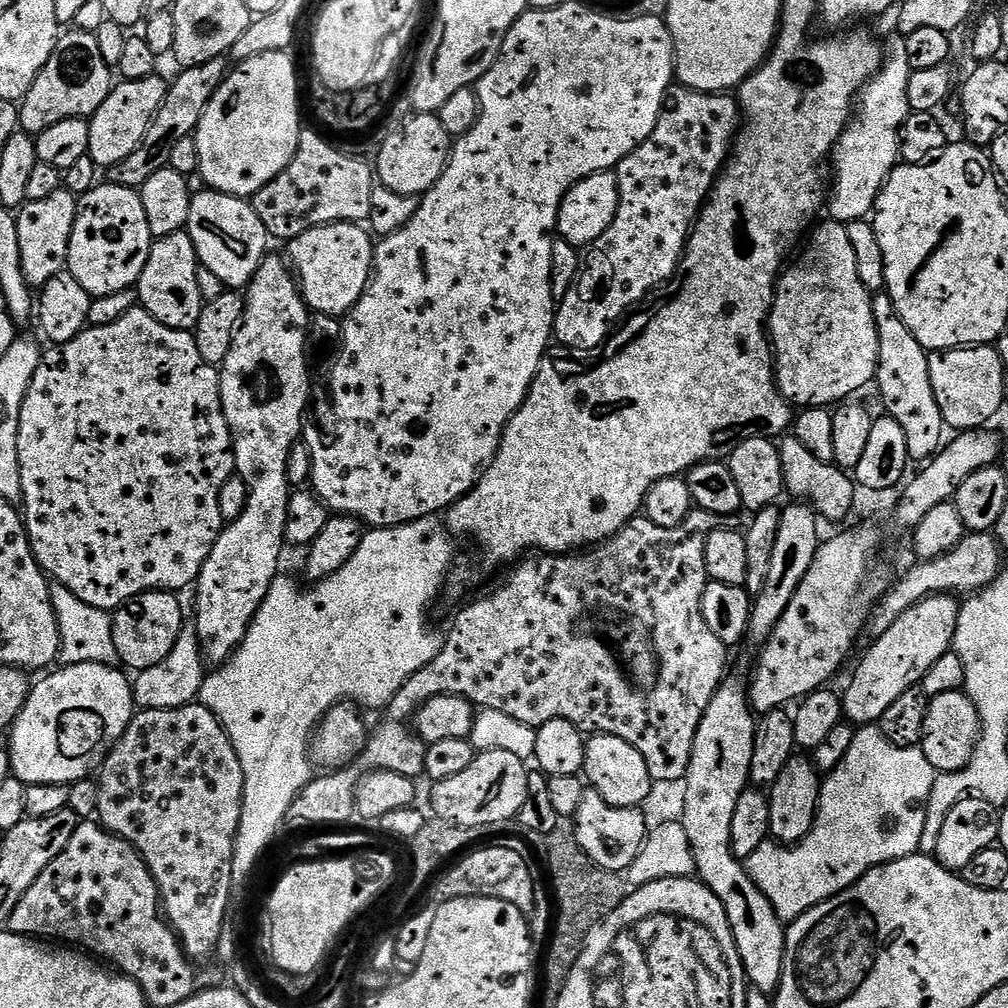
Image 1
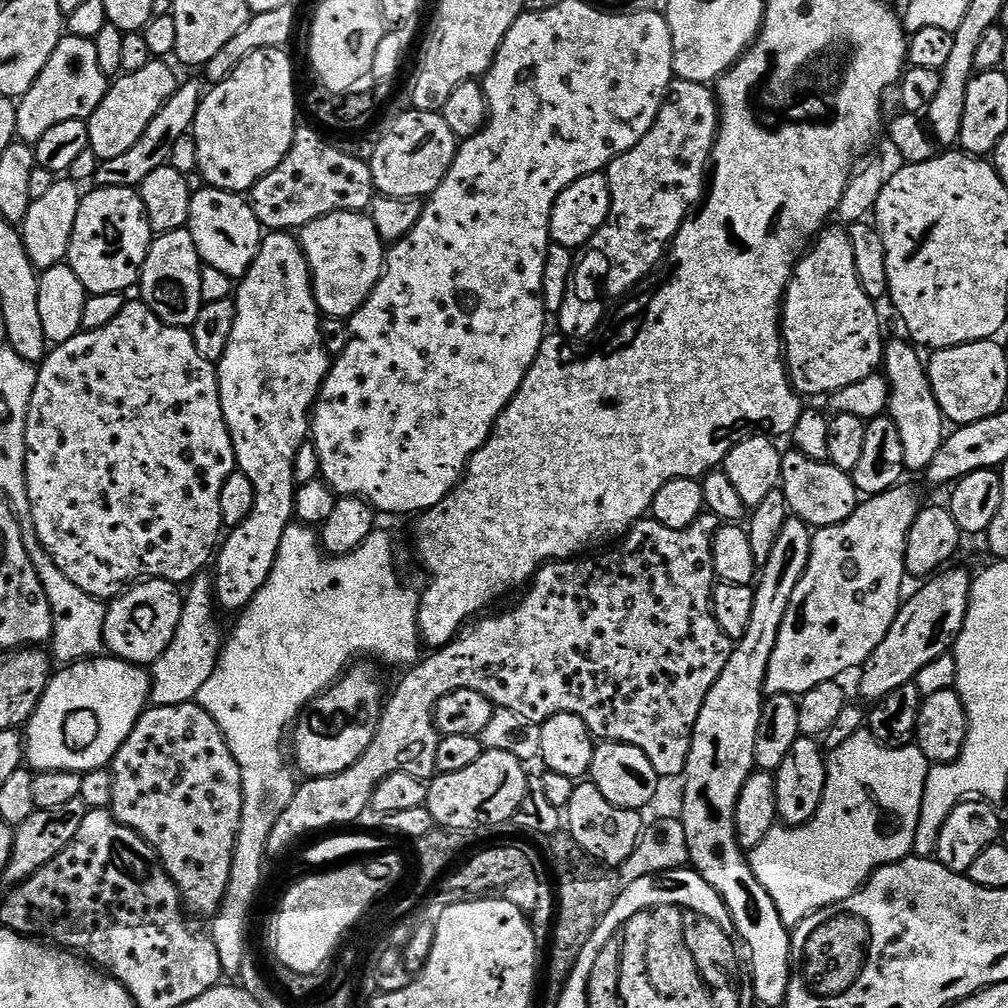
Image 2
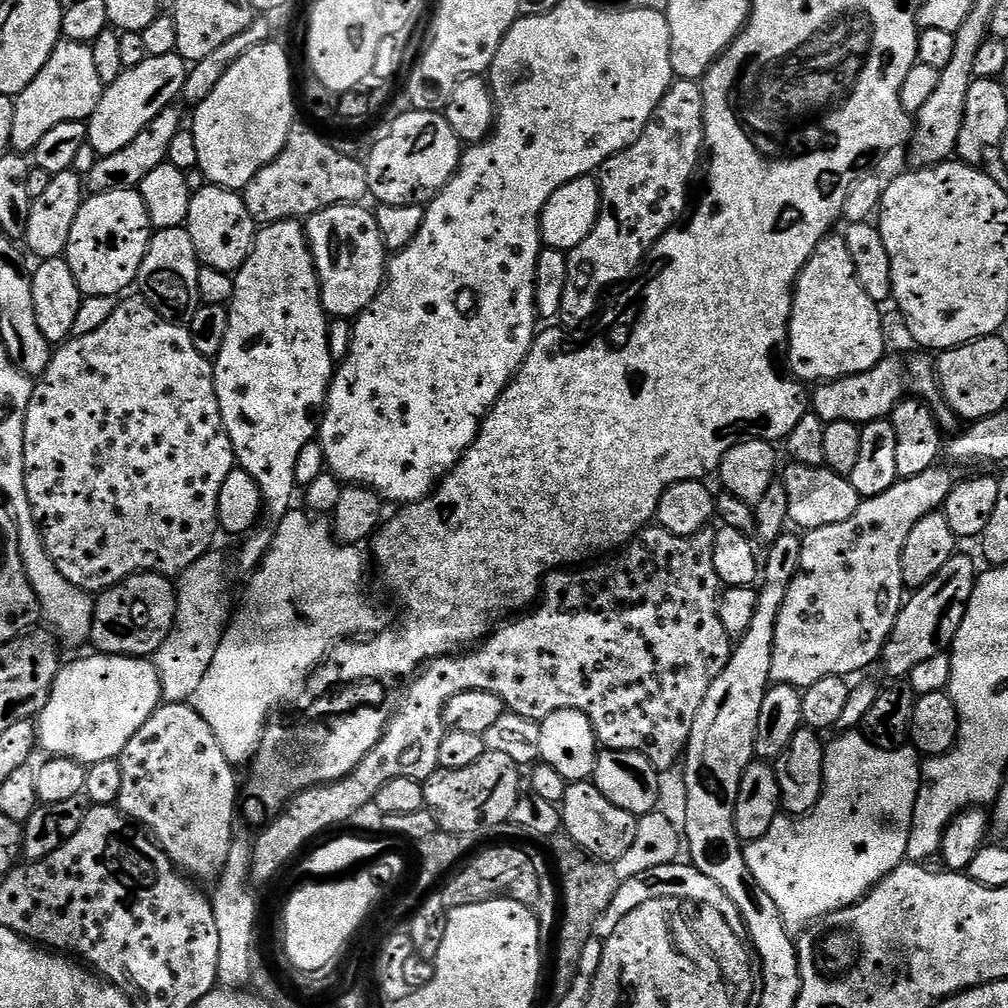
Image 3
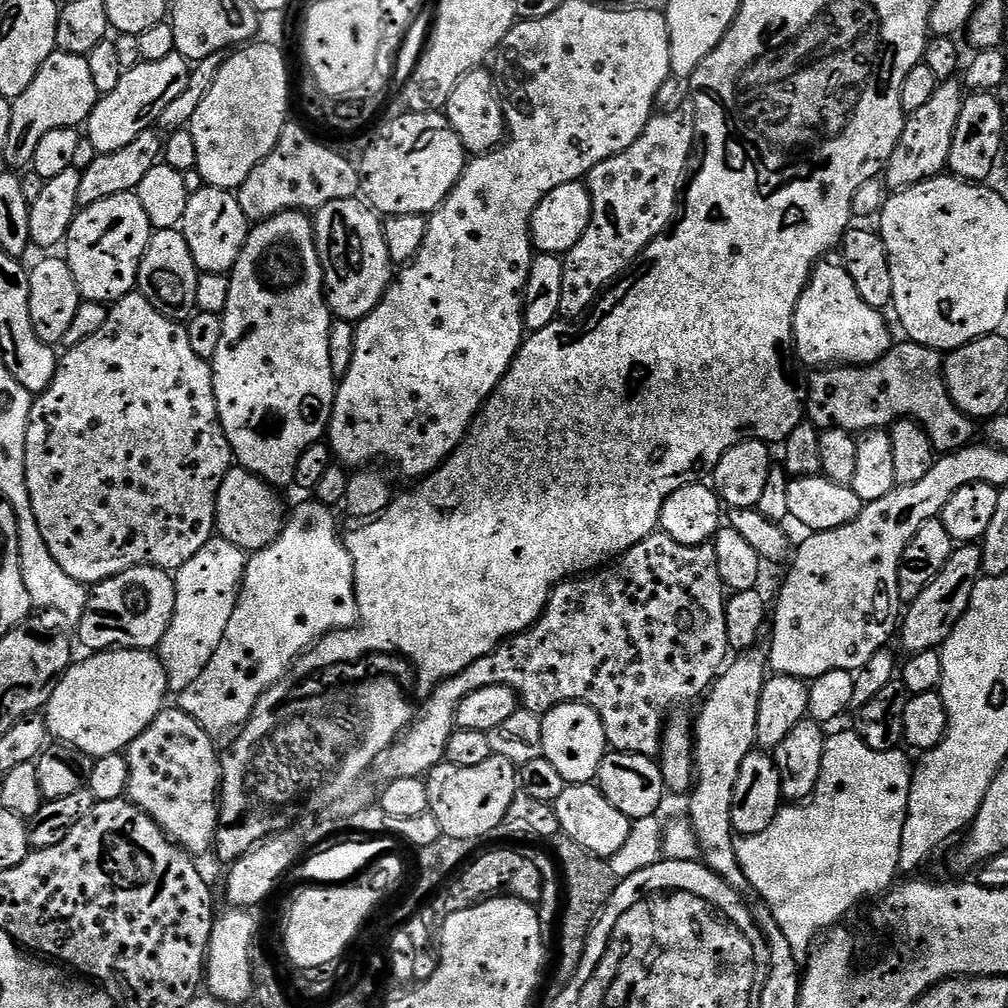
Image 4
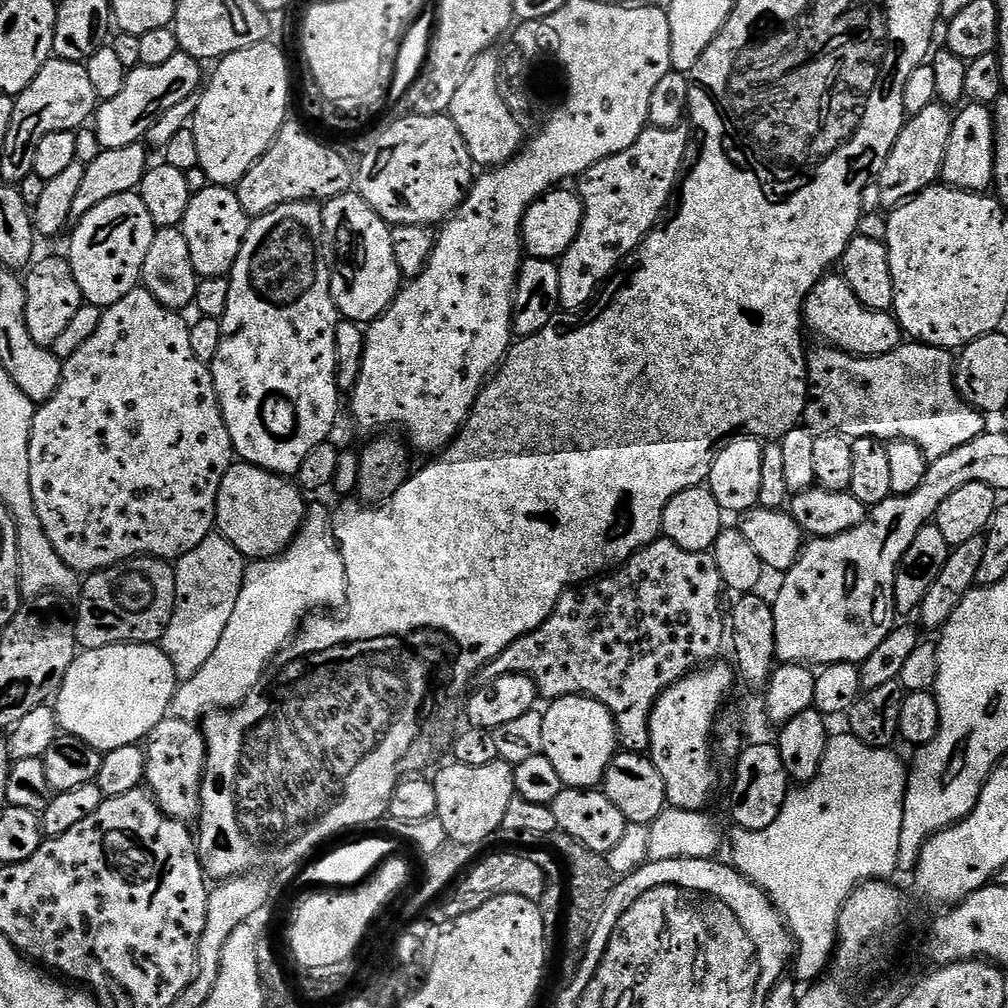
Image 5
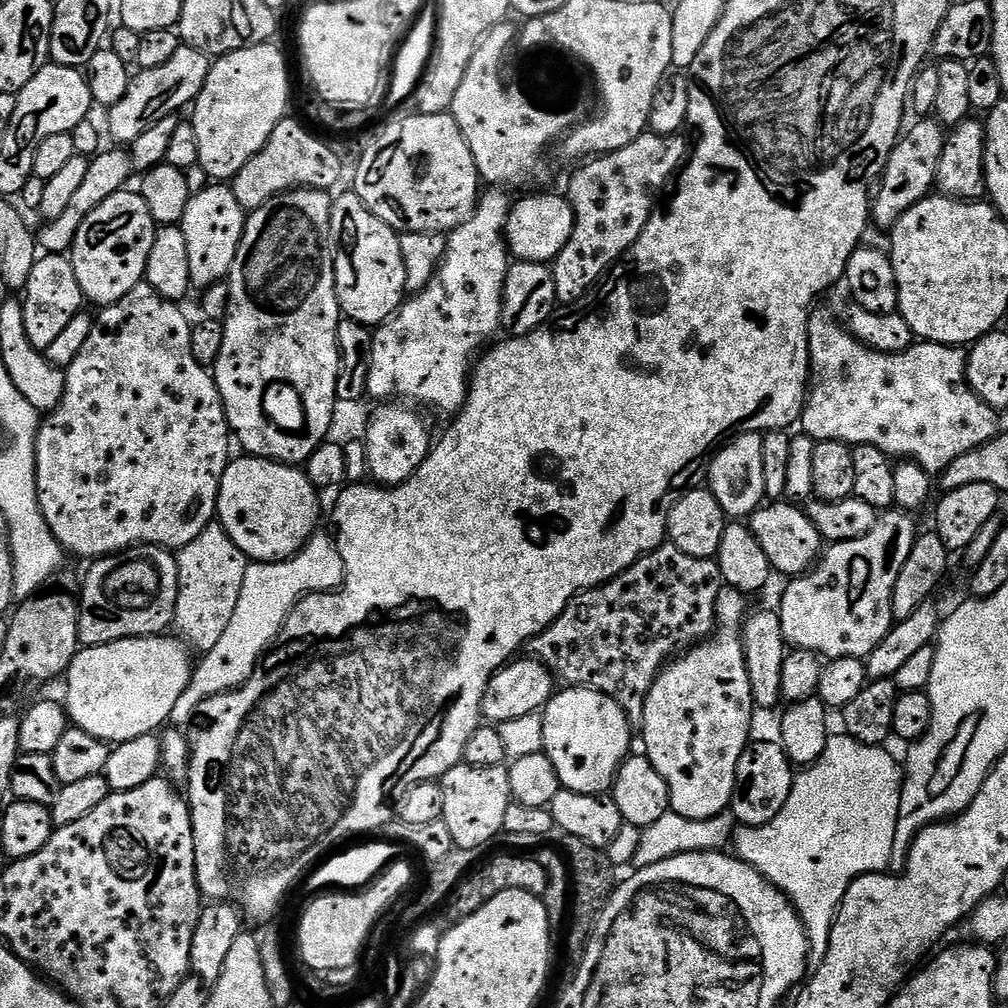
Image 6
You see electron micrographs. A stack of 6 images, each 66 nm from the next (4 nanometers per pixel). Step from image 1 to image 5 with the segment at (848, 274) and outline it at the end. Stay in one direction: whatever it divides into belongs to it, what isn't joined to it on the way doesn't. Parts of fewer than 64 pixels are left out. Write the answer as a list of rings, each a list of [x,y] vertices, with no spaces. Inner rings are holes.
[[[840,274],[823,276],[814,290],[810,290],[804,300],[802,320],[807,331],[811,335],[813,332],[814,335],[821,336],[825,345],[841,348],[854,356],[881,356],[893,352],[902,343],[902,329],[895,315],[891,311],[875,312],[858,302],[854,290],[850,290]]]

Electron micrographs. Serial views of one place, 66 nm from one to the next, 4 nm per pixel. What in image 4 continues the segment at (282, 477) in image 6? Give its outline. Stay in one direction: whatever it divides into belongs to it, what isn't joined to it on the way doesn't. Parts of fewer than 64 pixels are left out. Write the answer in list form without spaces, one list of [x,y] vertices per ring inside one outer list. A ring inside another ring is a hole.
[[[234,466],[226,474],[216,499],[216,532],[225,536],[234,546],[243,548],[245,553],[261,552],[280,536],[286,523],[286,508],[280,501],[281,493],[262,477]]]

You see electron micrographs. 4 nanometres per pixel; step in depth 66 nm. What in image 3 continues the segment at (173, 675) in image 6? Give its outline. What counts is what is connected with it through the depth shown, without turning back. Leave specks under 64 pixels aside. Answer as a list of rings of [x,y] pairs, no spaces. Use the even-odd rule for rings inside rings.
[[[91,655],[61,667],[36,724],[39,747],[43,751],[45,748],[49,757],[65,756],[85,766],[117,759],[126,742],[142,730],[146,718],[160,707],[164,694],[151,659]]]

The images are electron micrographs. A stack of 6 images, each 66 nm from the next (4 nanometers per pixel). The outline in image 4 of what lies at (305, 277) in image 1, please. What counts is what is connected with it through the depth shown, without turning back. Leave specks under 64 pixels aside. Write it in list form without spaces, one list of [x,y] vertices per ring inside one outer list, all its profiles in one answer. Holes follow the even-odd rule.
[[[363,199],[335,200],[315,213],[314,227],[333,317],[358,322],[378,306],[394,279],[394,265],[386,250],[381,217]]]

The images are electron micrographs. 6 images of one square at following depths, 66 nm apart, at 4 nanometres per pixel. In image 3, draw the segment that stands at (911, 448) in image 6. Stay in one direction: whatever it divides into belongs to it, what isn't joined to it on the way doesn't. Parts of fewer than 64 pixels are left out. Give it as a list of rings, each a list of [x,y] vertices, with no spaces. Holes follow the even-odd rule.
[[[928,354],[920,355],[924,356],[912,356],[905,364],[900,360],[885,358],[880,361],[878,366],[874,366],[862,374],[843,376],[840,380],[821,383],[811,393],[811,411],[824,419],[825,424],[845,420],[863,426],[875,420],[891,417],[901,400],[911,394],[913,397],[923,400],[932,409],[937,422],[940,423],[941,429],[945,433],[955,433],[958,417],[953,414],[952,408],[945,402],[944,395],[940,392],[933,357]]]

